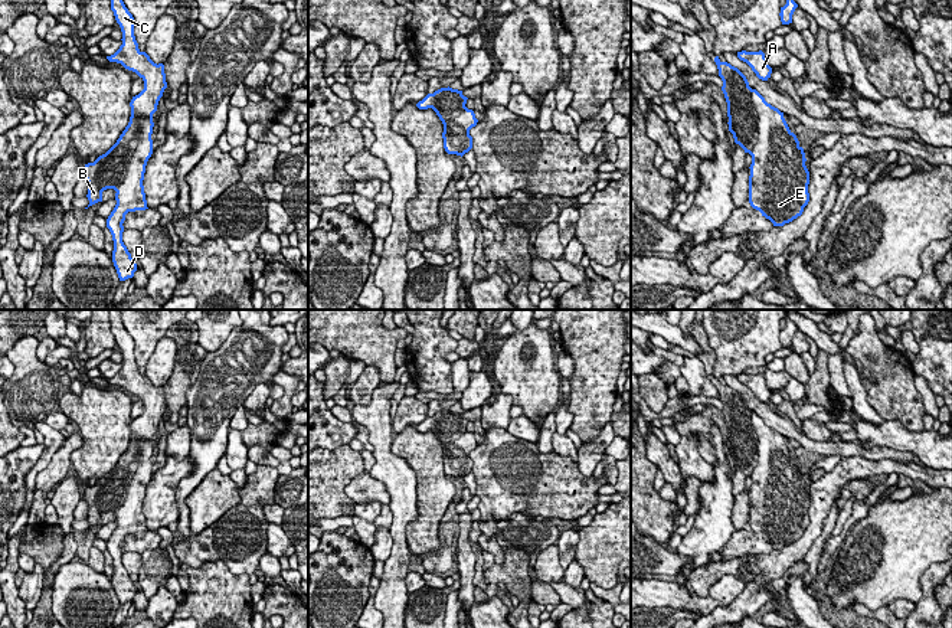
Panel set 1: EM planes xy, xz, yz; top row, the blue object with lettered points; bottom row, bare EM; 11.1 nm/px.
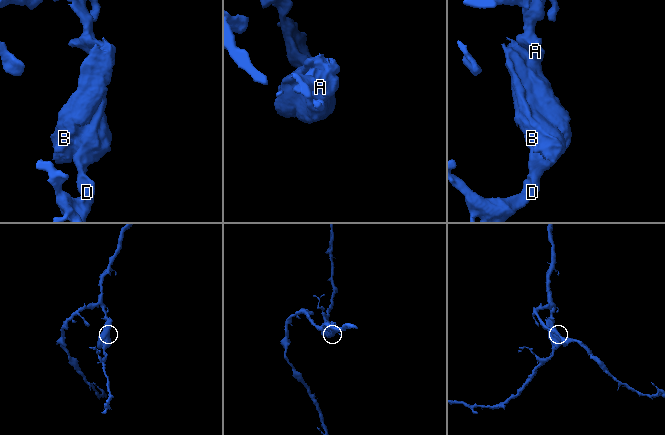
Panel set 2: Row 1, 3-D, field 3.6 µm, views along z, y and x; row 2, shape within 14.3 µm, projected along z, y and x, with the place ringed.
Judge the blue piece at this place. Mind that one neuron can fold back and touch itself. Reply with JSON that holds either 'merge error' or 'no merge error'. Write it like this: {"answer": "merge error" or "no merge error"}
{"answer": "no merge error"}

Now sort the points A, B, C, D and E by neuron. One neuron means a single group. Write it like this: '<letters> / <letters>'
A B C D E

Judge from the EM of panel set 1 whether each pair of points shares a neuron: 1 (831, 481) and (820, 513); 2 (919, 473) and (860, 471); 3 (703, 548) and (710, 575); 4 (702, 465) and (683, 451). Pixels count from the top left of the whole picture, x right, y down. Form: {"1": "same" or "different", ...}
{"1": "same", "2": "same", "3": "different", "4": "same"}

